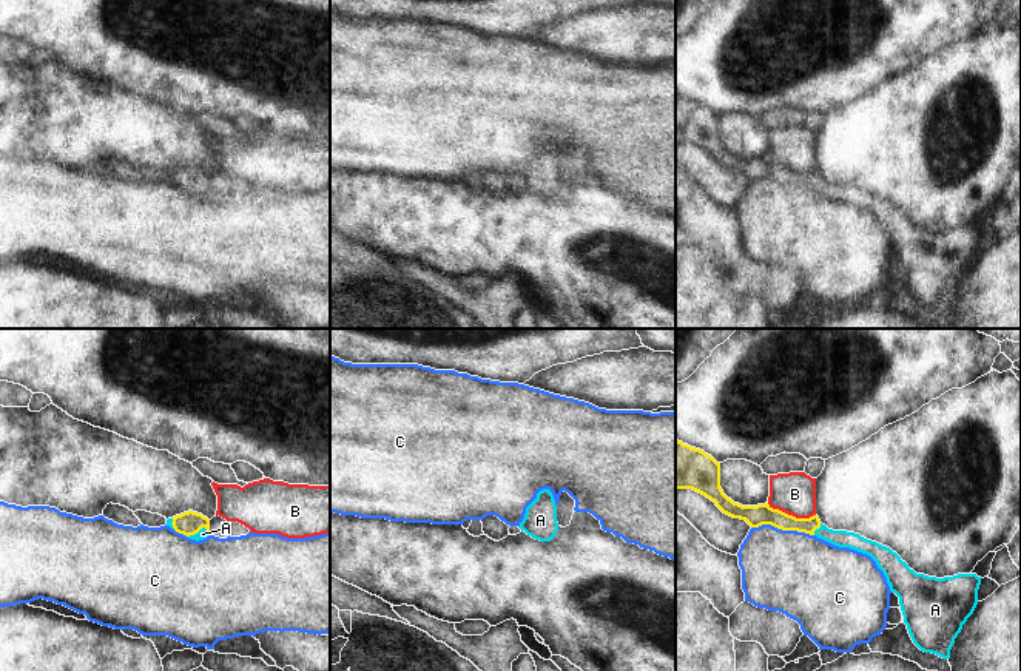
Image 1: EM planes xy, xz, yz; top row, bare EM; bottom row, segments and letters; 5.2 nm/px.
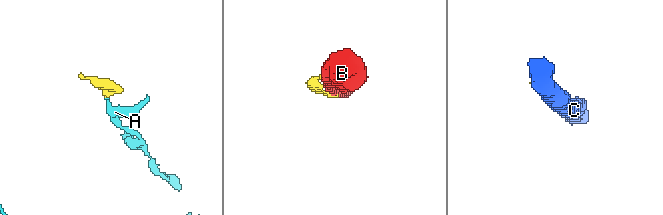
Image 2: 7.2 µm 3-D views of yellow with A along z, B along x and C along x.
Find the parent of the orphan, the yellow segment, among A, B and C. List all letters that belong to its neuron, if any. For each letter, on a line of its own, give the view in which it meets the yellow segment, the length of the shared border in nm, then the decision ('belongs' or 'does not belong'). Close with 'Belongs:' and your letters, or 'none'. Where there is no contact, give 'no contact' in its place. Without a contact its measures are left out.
A: xy | 140 nm | belongs
B: yz | 260 nm | does not belong
C: yz | 340 nm | does not belong
Belongs: A

